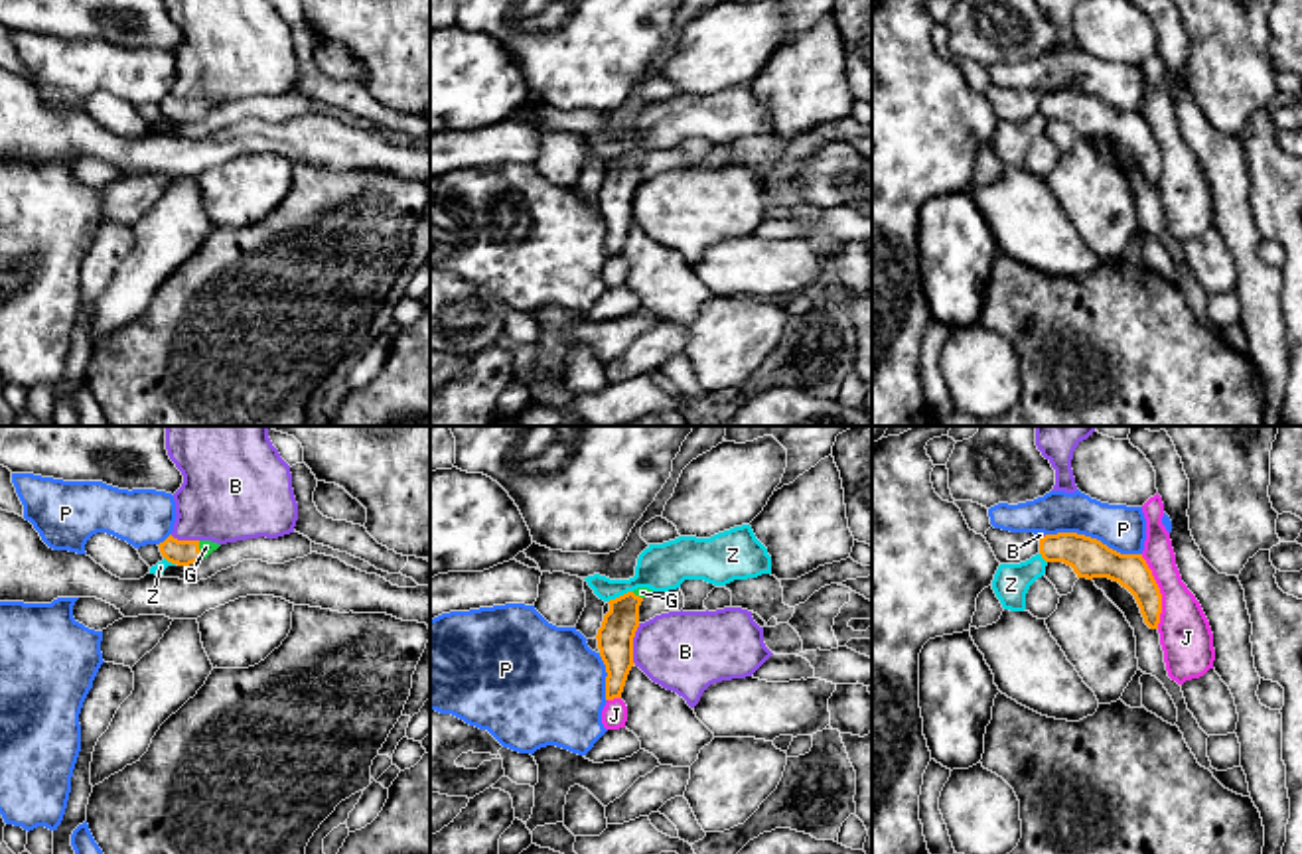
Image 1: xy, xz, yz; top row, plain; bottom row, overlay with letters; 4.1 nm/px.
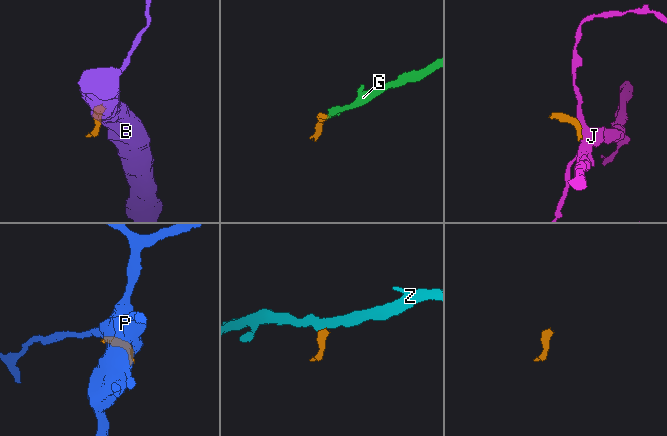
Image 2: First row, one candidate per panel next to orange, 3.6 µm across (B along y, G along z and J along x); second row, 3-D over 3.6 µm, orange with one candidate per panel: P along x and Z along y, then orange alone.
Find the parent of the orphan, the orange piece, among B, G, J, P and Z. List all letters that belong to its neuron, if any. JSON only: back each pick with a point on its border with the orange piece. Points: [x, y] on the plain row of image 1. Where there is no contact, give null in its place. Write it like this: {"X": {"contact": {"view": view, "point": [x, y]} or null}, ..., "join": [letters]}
{"G": {"contact": {"view": "xy", "point": [198, 107]}}, "join": ["G"]}

